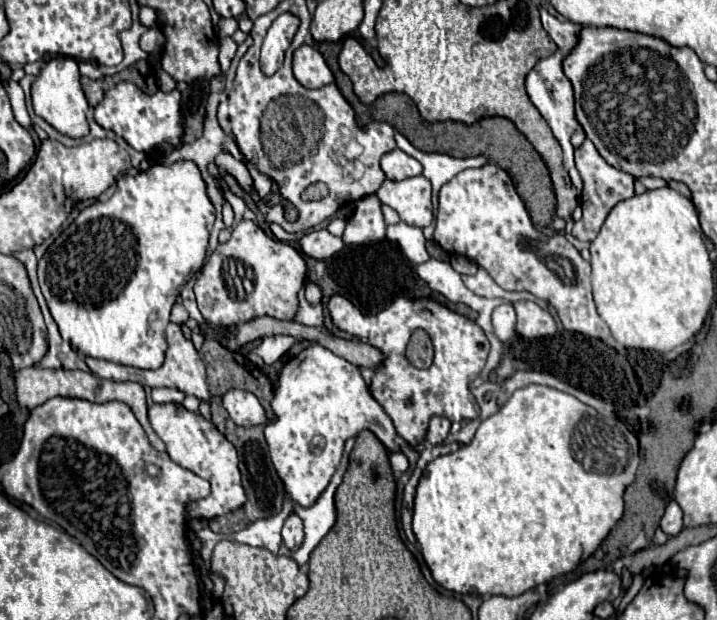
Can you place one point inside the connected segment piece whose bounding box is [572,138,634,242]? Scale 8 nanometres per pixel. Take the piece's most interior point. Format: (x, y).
(604, 186)

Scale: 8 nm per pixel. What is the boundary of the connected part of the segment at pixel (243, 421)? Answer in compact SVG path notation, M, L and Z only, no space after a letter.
M228 390L222 398L224 408L230 412L230 418L238 426L256 426L266 424L268 416L252 392L246 390Z

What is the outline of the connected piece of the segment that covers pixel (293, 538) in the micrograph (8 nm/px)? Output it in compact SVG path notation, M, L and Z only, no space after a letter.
M290 516L286 522L284 522L284 528L282 528L282 542L288 550L296 552L300 546L302 546L302 540L304 540L304 532L302 532L302 520L298 516Z

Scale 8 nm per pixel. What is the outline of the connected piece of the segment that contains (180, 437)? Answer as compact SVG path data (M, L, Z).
M174 402L150 404L148 418L154 432L164 440L166 452L170 454L170 458L182 468L188 468L190 472L198 474L200 478L206 478L212 484L210 496L188 506L190 518L212 520L212 518L230 514L232 510L238 510L242 508L242 504L246 504L244 488L240 482L236 448L232 442L228 442L226 436L222 436L222 432L218 432L218 428L214 428L210 420L206 420L200 412L190 412L182 404L174 404Z

